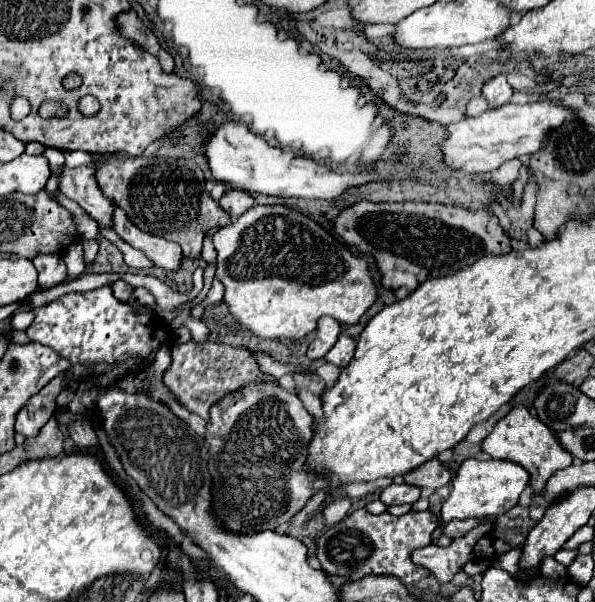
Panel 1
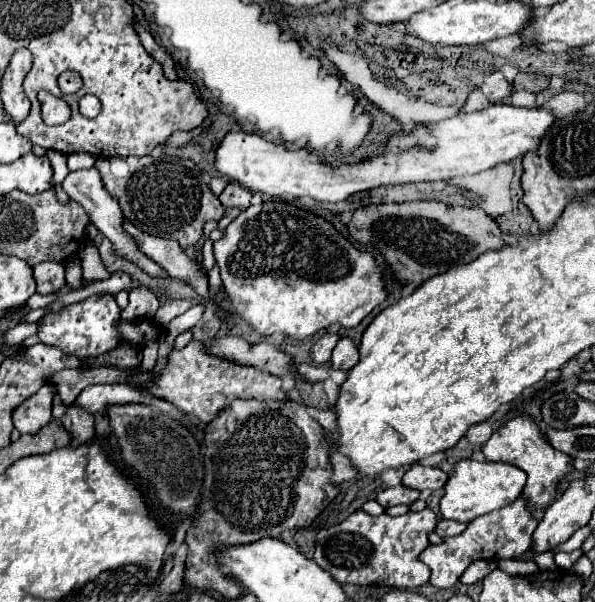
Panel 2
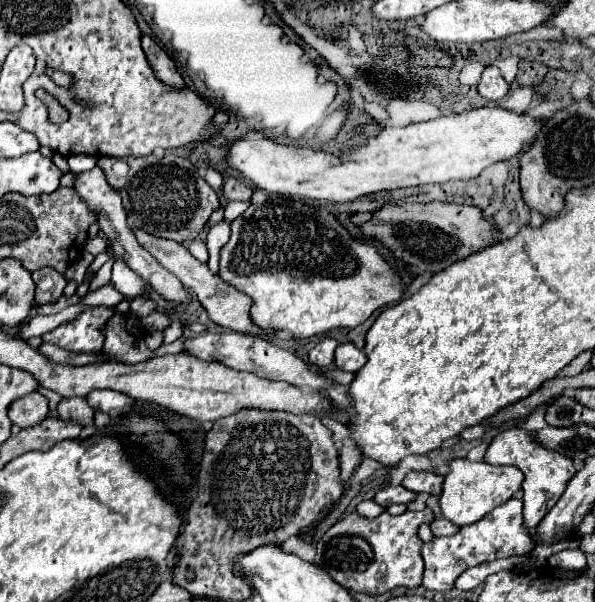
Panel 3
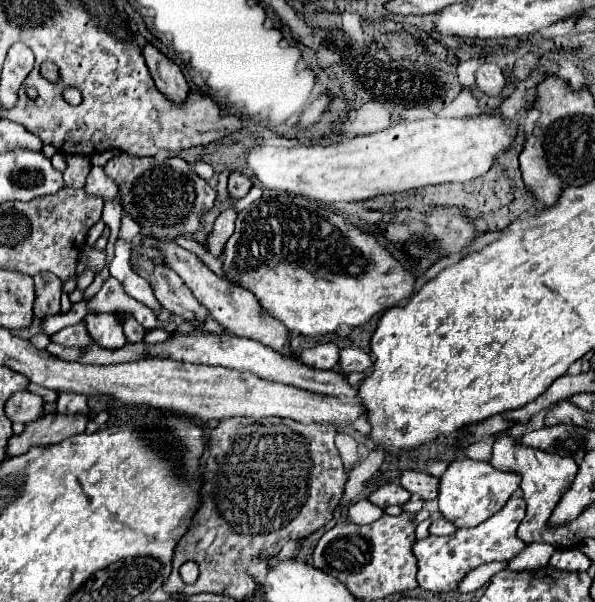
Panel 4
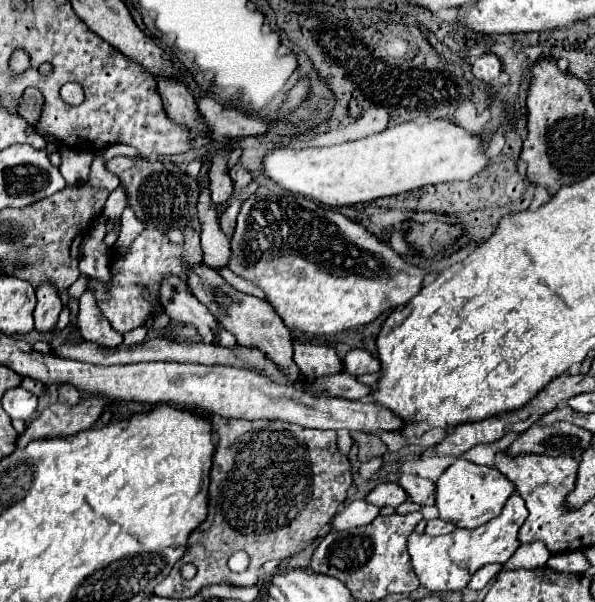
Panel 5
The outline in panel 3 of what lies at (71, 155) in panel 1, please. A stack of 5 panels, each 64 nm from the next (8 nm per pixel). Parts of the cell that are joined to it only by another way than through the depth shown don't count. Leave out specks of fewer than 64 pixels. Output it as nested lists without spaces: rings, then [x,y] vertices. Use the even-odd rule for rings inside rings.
[[[70,156],[68,166],[70,166],[70,172],[78,174],[78,172],[84,172],[84,170],[90,170],[92,166],[96,166],[96,158],[92,158],[92,156]]]

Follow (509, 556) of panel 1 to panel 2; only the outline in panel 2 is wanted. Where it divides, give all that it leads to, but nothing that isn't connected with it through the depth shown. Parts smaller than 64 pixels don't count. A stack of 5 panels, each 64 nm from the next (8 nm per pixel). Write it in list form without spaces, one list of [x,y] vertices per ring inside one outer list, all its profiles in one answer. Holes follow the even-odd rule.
[[[515,558],[502,559],[496,561],[498,568],[505,571],[506,573],[516,576],[523,575],[528,576],[531,574],[537,574],[540,572],[538,565],[534,562],[525,562],[517,560]]]

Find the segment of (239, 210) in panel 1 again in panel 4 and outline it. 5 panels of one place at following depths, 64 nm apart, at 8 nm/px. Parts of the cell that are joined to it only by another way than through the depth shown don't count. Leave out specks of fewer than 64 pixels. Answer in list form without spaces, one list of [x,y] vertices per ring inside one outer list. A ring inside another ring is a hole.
[[[238,172],[230,174],[230,178],[228,178],[228,194],[232,198],[244,198],[250,192],[250,188],[252,188],[250,178],[246,178],[246,176],[238,174]]]

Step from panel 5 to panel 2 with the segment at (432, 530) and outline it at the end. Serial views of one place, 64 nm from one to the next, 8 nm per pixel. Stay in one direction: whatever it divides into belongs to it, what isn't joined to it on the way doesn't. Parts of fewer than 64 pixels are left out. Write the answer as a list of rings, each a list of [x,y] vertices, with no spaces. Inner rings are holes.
[[[440,520],[438,526],[436,526],[436,534],[446,538],[446,536],[458,536],[460,532],[464,532],[468,524],[460,524],[460,522],[454,522],[454,520]]]

